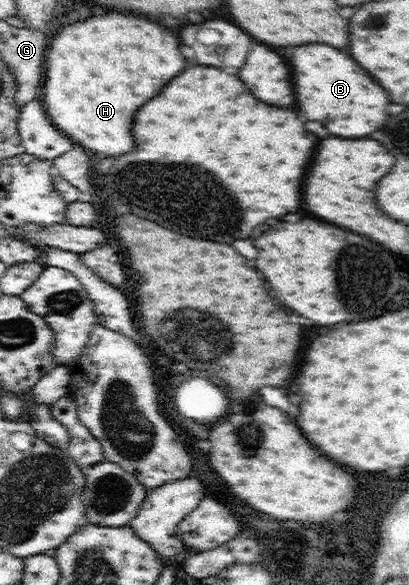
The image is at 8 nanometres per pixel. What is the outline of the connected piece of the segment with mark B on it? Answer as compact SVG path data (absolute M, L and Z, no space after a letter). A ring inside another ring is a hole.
M306 45L296 49L294 57L298 99L312 121L326 123L326 129L338 137L368 137L388 119L390 97L386 89L352 57L330 45Z

